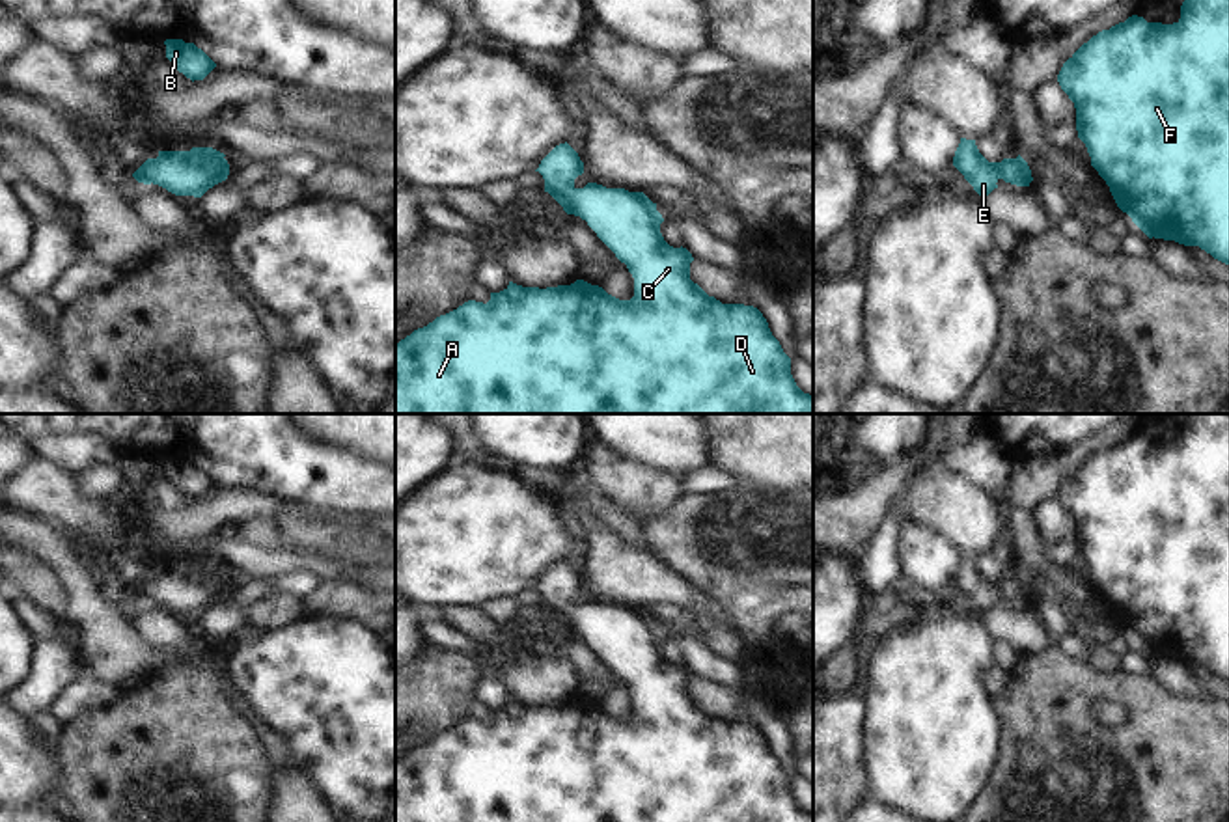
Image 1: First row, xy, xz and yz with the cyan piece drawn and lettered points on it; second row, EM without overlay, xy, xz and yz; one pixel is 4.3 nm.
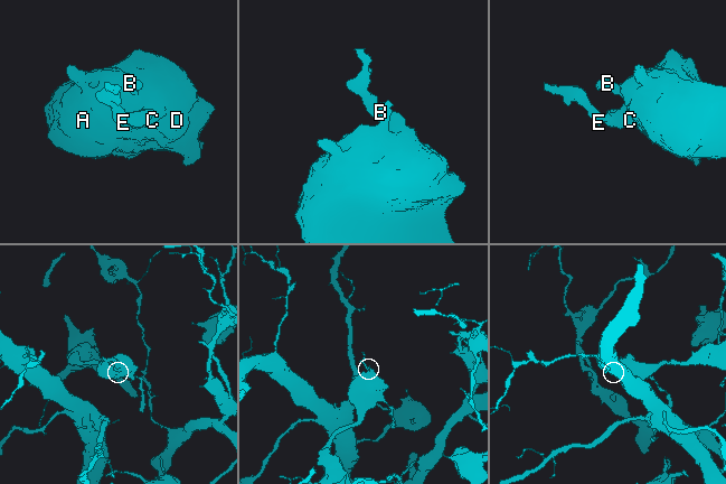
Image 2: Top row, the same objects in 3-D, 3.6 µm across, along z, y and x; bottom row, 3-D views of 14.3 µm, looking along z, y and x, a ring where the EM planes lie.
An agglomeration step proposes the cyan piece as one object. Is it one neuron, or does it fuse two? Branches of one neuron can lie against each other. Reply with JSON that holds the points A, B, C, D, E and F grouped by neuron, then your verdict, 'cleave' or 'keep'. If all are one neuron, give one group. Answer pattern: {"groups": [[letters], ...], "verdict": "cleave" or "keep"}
{"groups": [["A", "B", "C", "D", "E", "F"]], "verdict": "keep"}

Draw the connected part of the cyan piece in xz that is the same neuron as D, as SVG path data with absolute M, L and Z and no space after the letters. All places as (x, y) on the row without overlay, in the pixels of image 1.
M565 559L556 563L535 587L545 596L548 610L567 632L580 634L597 651L597 654L627 682L634 695L634 714L619 718L608 712L602 705L576 697L571 703L558 705L522 705L513 699L500 708L490 710L487 721L468 718L457 727L436 734L423 746L395 760L395 822L813 822L813 813L804 811L793 792L791 775L783 770L780 759L772 753L766 736L753 723L722 721L709 714L697 701L690 697L692 671L686 665L670 664L662 651L662 632L643 610L628 610L625 606L606 606L597 600L587 600L584 606L574 604L574 596L584 591L584 580L578 570Z

